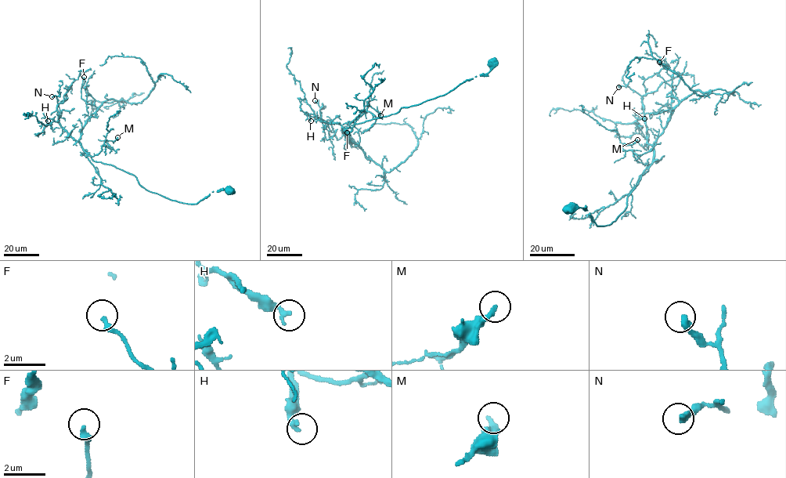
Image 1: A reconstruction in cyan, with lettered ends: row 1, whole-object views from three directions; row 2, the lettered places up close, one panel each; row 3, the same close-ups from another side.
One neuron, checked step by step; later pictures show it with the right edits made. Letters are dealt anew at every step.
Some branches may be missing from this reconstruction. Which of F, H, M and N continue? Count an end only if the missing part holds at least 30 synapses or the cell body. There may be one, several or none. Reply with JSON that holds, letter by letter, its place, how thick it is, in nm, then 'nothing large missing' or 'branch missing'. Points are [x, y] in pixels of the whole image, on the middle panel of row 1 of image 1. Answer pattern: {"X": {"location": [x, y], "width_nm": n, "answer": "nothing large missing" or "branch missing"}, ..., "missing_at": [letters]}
{"F": {"location": [347, 132], "width_nm": 280, "answer": "nothing large missing"}, "H": {"location": [311, 121], "width_nm": 240, "answer": "nothing large missing"}, "M": {"location": [380, 115], "width_nm": 320, "answer": "nothing large missing"}, "N": {"location": [315, 100], "width_nm": 320, "answer": "nothing large missing"}, "missing_at": []}

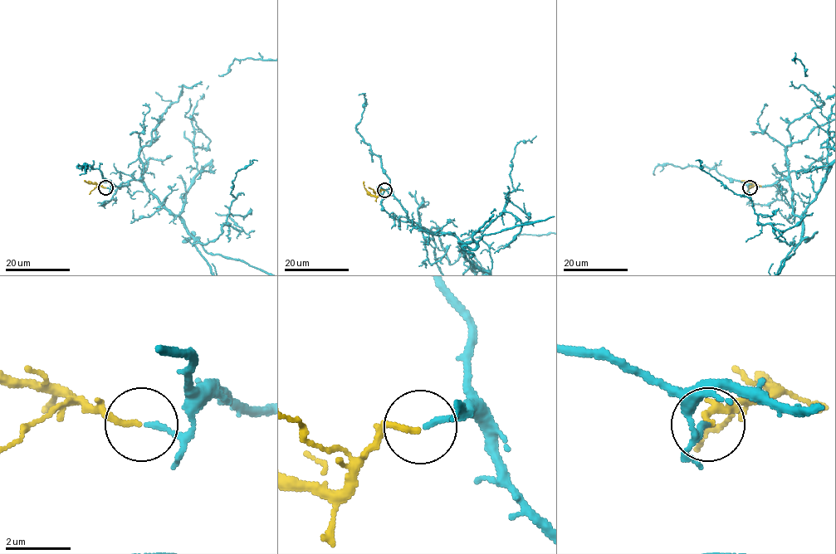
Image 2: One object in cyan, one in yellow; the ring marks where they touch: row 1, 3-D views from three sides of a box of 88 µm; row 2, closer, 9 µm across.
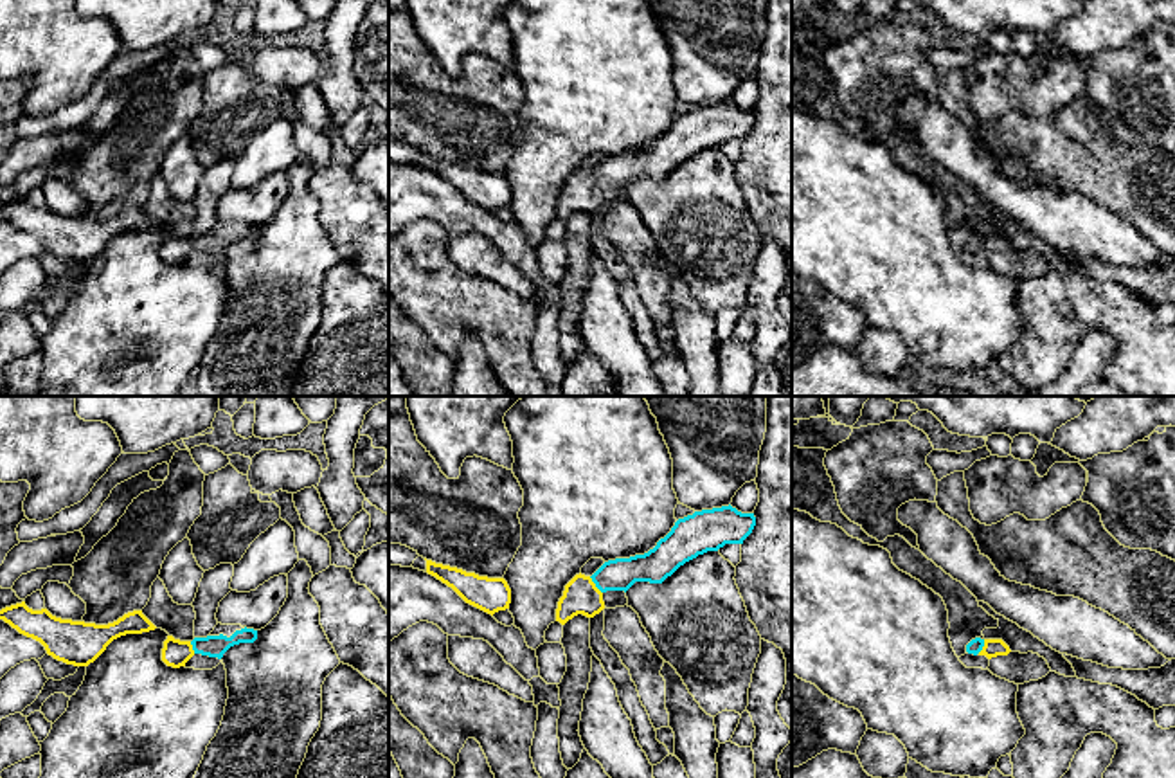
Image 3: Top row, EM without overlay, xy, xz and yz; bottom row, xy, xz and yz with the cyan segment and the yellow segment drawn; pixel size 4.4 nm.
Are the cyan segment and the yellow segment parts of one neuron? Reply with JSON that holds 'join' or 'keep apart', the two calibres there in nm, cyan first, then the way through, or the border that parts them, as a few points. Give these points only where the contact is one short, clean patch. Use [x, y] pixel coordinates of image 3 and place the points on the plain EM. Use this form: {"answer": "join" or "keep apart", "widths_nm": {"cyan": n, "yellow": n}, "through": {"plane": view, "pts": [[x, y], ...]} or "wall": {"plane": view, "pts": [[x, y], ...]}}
{"answer": "join", "widths_nm": {"cyan": 140, "yellow": 160}, "through": {"plane": "xz", "pts": [[616, 171], [603, 175], [596, 182], [582, 193]]}}

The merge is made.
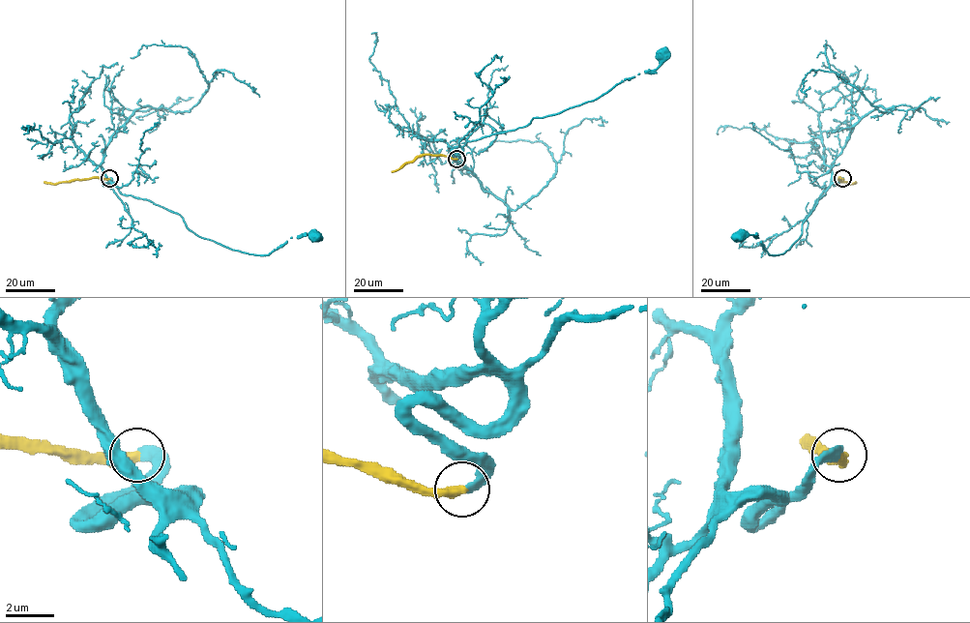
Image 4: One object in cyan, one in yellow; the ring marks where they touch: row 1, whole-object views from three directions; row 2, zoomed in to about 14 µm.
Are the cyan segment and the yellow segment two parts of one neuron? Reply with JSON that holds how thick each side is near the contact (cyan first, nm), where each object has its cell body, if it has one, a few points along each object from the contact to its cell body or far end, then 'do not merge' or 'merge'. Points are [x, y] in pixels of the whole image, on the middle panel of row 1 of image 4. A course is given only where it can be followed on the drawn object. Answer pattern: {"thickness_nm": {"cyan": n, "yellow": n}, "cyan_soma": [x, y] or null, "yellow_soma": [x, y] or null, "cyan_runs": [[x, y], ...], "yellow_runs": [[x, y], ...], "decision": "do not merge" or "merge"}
{"thickness_nm": {"cyan": 400, "yellow": 420}, "cyan_soma": [662, 55], "yellow_soma": null, "cyan_runs": [[456, 159], [467, 141], [524, 127], [533, 118], [594, 101], [627, 77], [653, 71], [661, 54]], "yellow_runs": [[456, 159], [422, 154], [391, 171]], "decision": "merge"}

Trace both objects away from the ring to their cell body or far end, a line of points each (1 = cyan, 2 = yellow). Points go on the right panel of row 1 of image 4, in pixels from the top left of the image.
1: (842, 178), (833, 183), (818, 200), (803, 223), (802, 234), (784, 253), (770, 254), (757, 237), (739, 236)
2: (842, 178), (838, 179), (848, 184), (855, 182)

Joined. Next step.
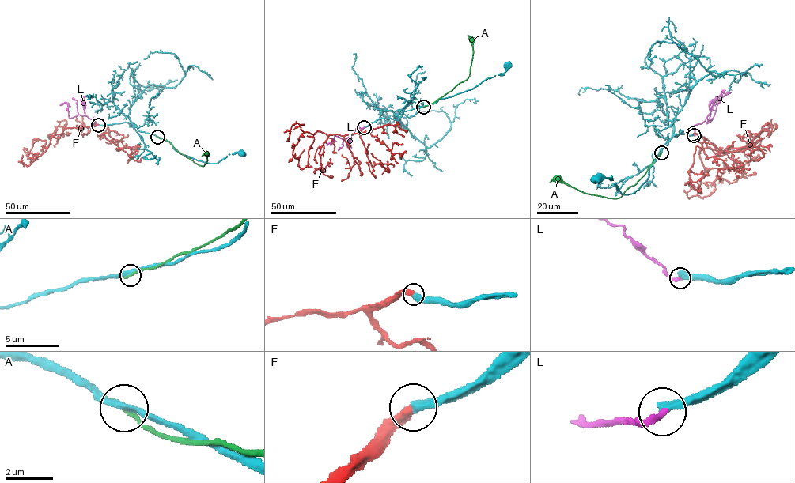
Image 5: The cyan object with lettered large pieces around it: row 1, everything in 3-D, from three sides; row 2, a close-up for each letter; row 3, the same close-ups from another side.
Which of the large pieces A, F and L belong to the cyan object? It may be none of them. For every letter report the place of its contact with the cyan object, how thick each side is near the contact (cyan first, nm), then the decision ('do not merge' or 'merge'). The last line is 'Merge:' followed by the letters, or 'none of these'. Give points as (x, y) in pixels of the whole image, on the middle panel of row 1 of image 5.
A: (423, 107) | 280/240 nm | do not merge
F: (364, 127) | 420/460 nm | merge
L: (364, 127) | 460/280 nm | do not merge
Merge: F

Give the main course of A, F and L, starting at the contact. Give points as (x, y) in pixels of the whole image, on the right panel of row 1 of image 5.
A: (661, 152), (637, 183), (615, 198), (584, 193), (559, 181), (552, 179), (549, 183)
F: (694, 133), (706, 139), (699, 152), (702, 183), (735, 183), (755, 159)
L: (694, 134), (694, 126), (706, 118), (713, 118), (706, 123), (717, 99), (717, 103)

